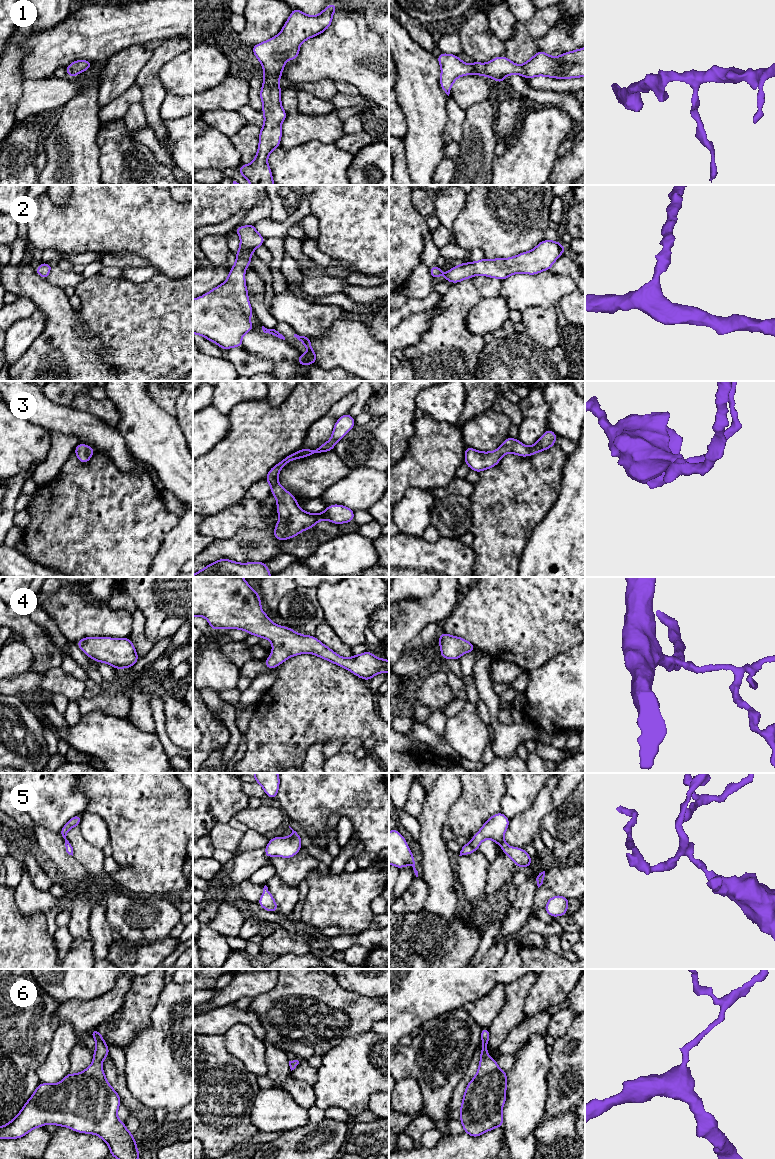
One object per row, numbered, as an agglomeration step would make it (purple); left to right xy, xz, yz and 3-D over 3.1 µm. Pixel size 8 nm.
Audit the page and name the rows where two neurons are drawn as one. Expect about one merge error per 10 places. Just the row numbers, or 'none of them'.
none of them

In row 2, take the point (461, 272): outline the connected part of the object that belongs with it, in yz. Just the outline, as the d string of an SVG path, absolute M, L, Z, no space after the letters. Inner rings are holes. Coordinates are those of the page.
M543 240L533 250L514 257L493 260L485 258L476 262L459 263L448 270L444 278L445 282L451 281L454 284L476 275L498 278L501 281L516 273L535 275L550 270L553 263L565 251L564 246L556 240Z

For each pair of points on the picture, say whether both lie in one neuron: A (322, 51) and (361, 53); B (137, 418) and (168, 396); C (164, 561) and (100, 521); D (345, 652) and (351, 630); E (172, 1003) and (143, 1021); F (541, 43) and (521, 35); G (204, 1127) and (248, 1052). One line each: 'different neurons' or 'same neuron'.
A: same neuron
B: different neurons
C: different neurons
D: different neurons
E: different neurons
F: different neurons
G: different neurons

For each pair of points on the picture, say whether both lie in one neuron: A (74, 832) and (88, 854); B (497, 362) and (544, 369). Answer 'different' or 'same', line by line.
A: same
B: same

